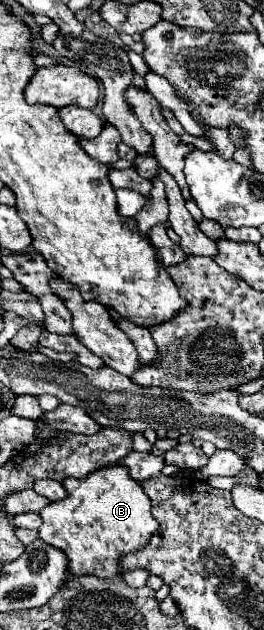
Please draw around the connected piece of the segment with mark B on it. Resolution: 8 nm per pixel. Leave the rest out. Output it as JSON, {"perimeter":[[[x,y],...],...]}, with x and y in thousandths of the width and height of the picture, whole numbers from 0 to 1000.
{"perimeter":[[[436,735],[352,748],[337,760],[246,760],[239,773],[254,789],[193,795],[148,811],[163,824],[148,852],[254,881],[277,916],[367,913],[375,919],[405,919],[443,913],[451,884],[542,868],[602,837],[572,817],[572,792],[542,783],[542,773],[489,757],[473,738]]]}

